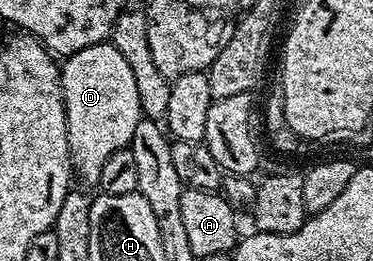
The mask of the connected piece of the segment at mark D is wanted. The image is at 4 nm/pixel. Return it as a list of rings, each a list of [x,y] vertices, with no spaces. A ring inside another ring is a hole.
[[[109,41],[69,55],[60,67],[60,86],[67,114],[68,153],[77,179],[96,186],[107,157],[131,143],[134,129],[143,117],[134,72],[123,59],[122,52]]]

